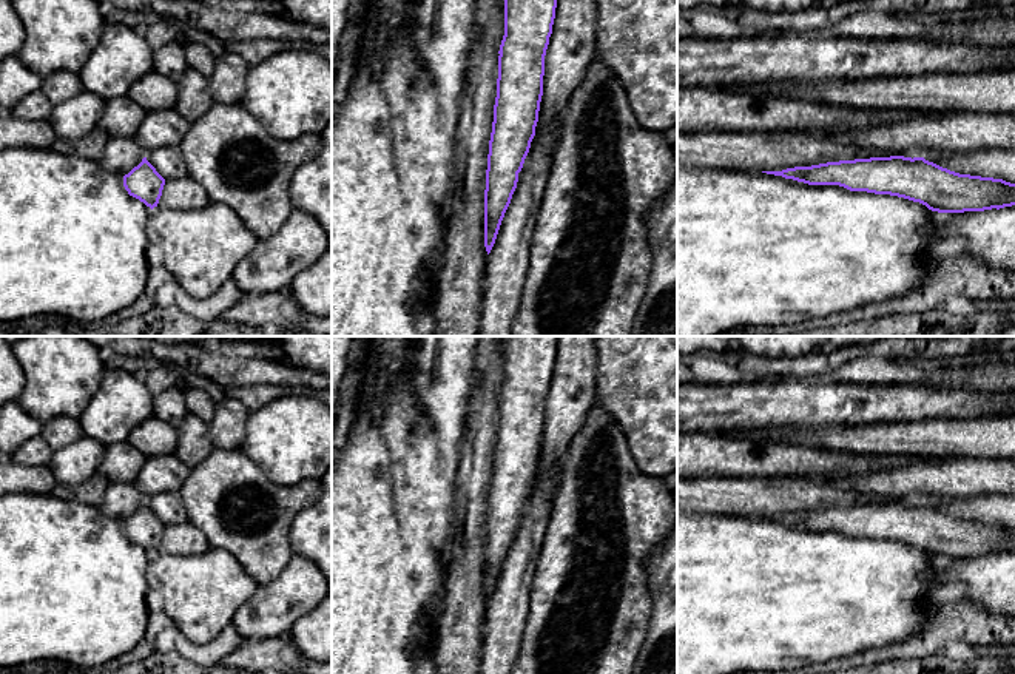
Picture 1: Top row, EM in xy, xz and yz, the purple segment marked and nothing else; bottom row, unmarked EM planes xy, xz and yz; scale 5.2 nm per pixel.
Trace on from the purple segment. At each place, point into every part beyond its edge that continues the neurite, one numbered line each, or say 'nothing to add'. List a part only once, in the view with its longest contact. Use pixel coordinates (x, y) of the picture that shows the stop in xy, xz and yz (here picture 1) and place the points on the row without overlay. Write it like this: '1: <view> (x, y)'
nothing to add

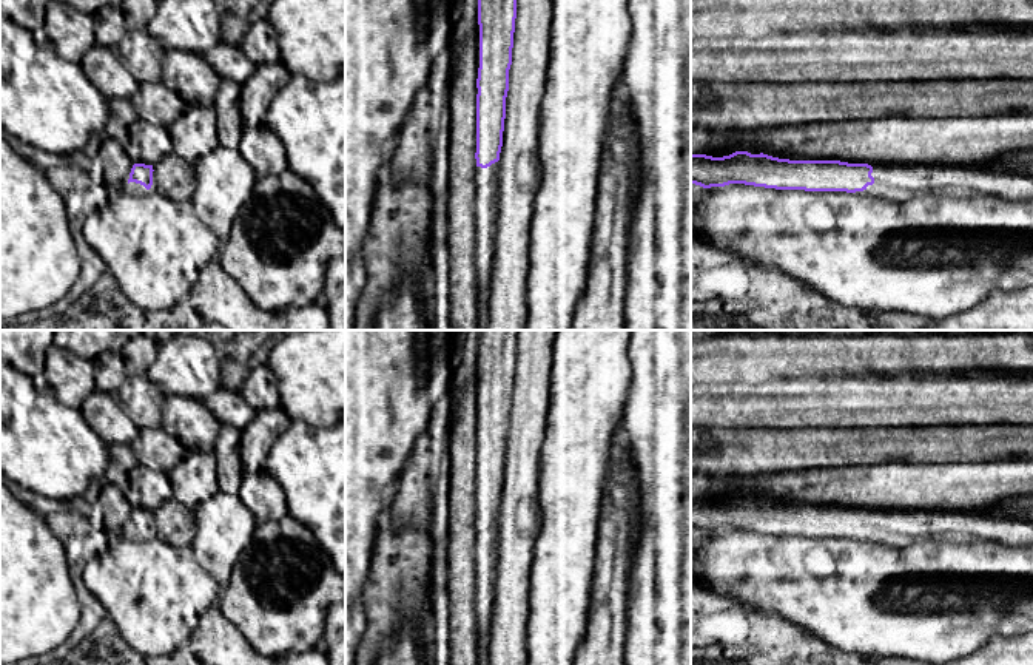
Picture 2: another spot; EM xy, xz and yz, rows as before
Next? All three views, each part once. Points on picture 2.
1: xy (137, 534)

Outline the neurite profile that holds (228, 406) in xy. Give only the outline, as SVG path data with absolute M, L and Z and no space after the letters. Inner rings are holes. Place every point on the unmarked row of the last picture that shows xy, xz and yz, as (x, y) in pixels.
M219 387L204 400L208 410L222 423L242 430L256 415L239 390Z

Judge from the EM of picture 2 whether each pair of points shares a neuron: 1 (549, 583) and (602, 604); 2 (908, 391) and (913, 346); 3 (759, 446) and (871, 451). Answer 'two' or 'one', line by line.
1: two
2: two
3: one

